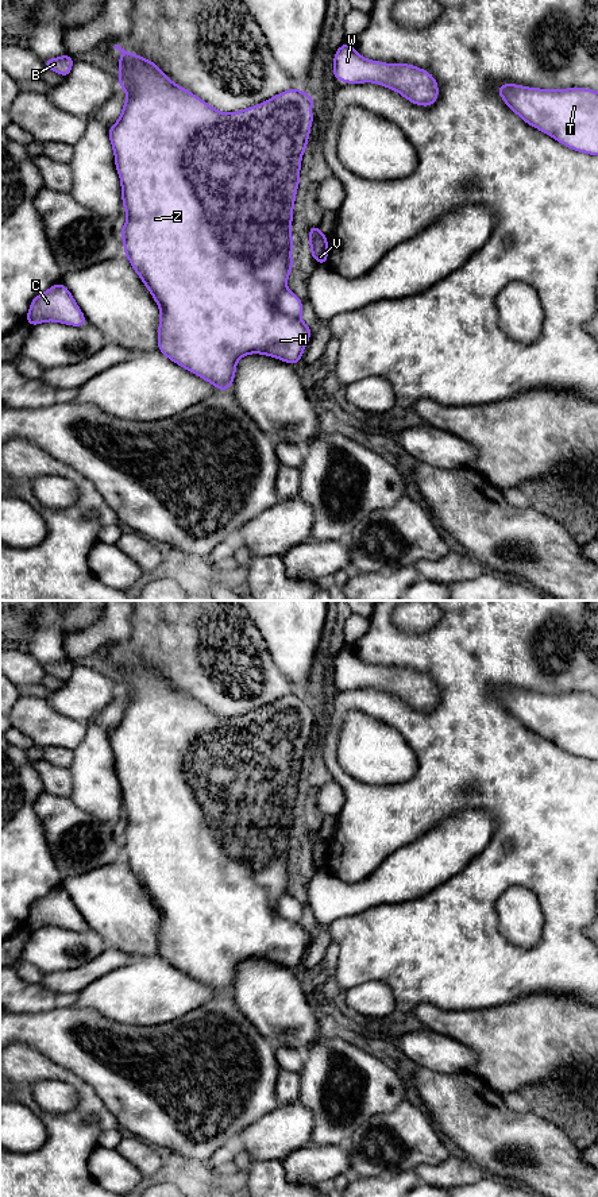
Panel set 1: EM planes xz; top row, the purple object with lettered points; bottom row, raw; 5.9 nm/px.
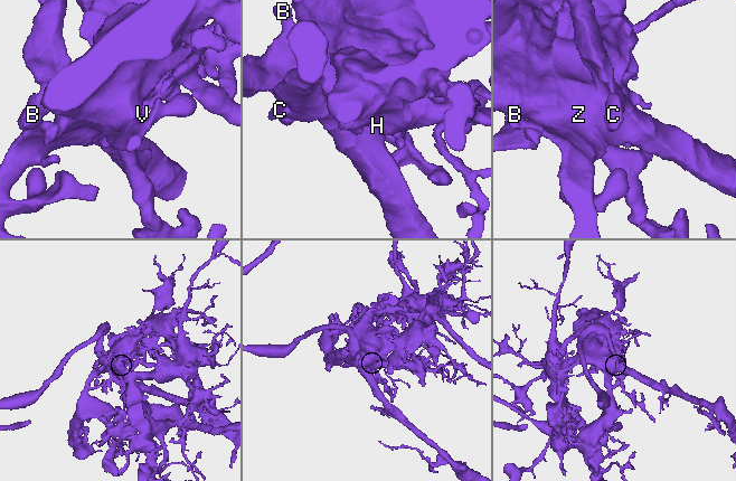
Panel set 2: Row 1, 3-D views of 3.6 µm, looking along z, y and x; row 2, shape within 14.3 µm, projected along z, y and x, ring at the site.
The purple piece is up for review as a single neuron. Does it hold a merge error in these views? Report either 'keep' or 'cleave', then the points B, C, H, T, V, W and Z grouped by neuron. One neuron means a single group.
cleave | B C H T W Z / V

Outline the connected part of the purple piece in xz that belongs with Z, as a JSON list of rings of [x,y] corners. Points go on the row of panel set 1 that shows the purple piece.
[[[115,45],[124,55],[116,61],[120,69],[119,88],[127,92],[119,120],[108,130],[108,136],[115,152],[115,166],[120,177],[123,209],[127,212],[127,223],[119,229],[124,255],[132,269],[143,281],[154,301],[159,306],[158,351],[171,362],[212,383],[219,391],[229,390],[235,379],[238,360],[250,354],[262,354],[277,358],[289,364],[298,364],[305,345],[312,336],[312,328],[300,317],[285,314],[278,308],[278,296],[286,290],[286,283],[294,263],[292,250],[294,238],[290,235],[293,208],[300,184],[300,167],[302,154],[308,146],[312,121],[316,119],[310,111],[315,97],[293,86],[271,99],[232,113],[224,113],[212,108],[204,100],[188,89],[174,84],[153,61],[138,57]]]

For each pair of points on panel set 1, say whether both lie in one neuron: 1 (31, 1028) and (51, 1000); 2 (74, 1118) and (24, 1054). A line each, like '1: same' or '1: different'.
1: different
2: same

